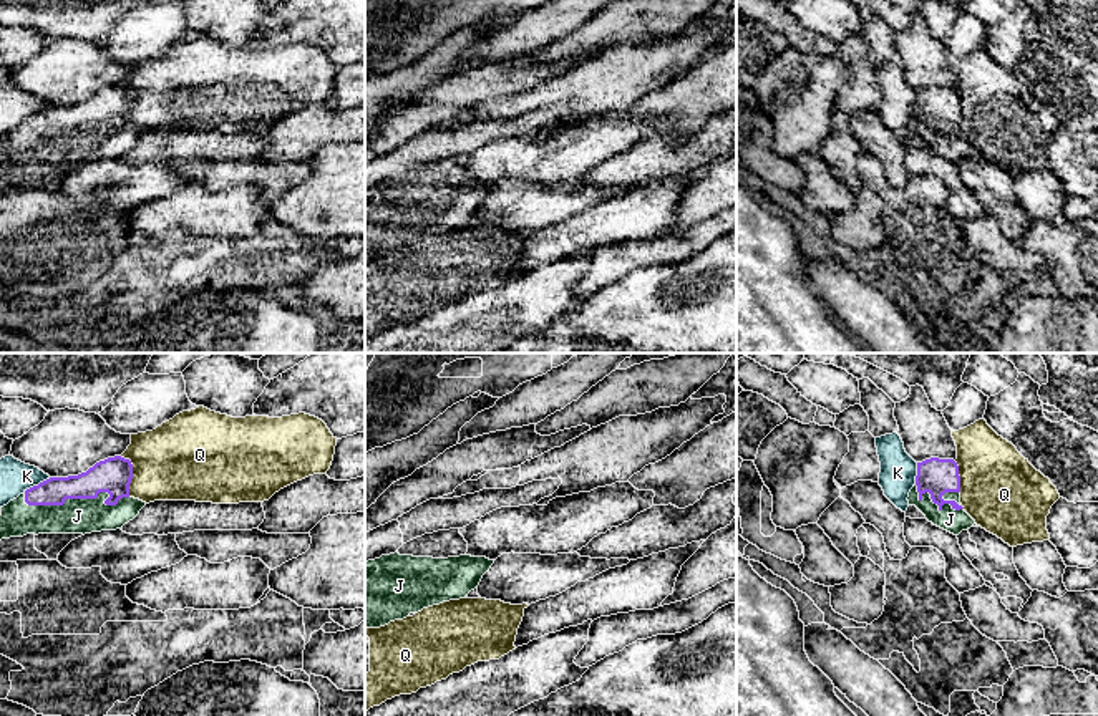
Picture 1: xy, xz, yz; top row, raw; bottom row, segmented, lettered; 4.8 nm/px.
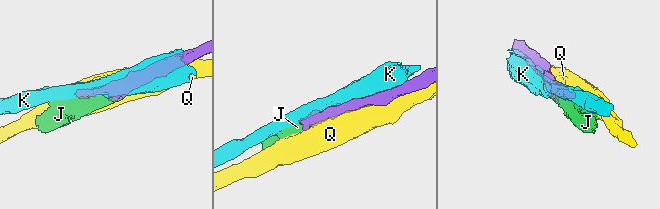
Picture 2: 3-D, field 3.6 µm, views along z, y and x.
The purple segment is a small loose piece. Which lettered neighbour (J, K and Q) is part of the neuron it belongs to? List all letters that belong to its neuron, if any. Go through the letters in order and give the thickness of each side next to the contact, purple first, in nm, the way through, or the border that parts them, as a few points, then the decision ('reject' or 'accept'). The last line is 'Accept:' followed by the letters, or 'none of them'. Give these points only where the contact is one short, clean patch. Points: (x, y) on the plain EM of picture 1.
J: 170/180 nm | accept
K: 140/160 nm | reject
Q: 170/380 nm | reject
Accept: J

